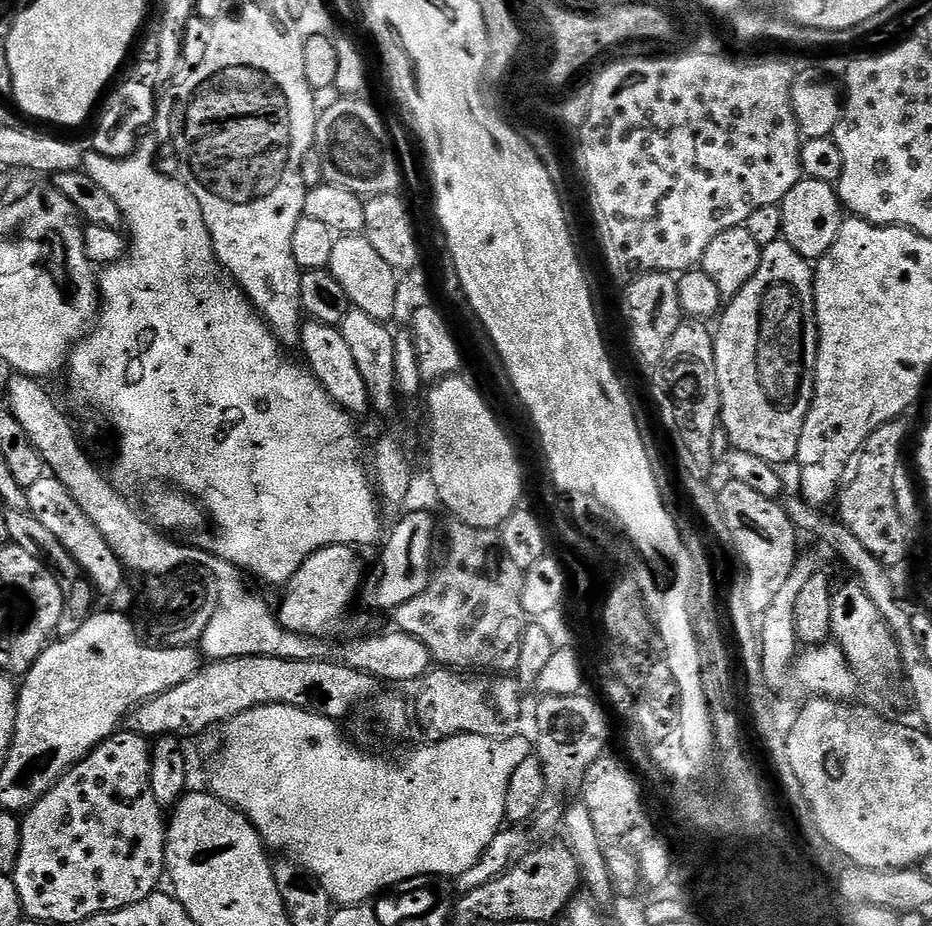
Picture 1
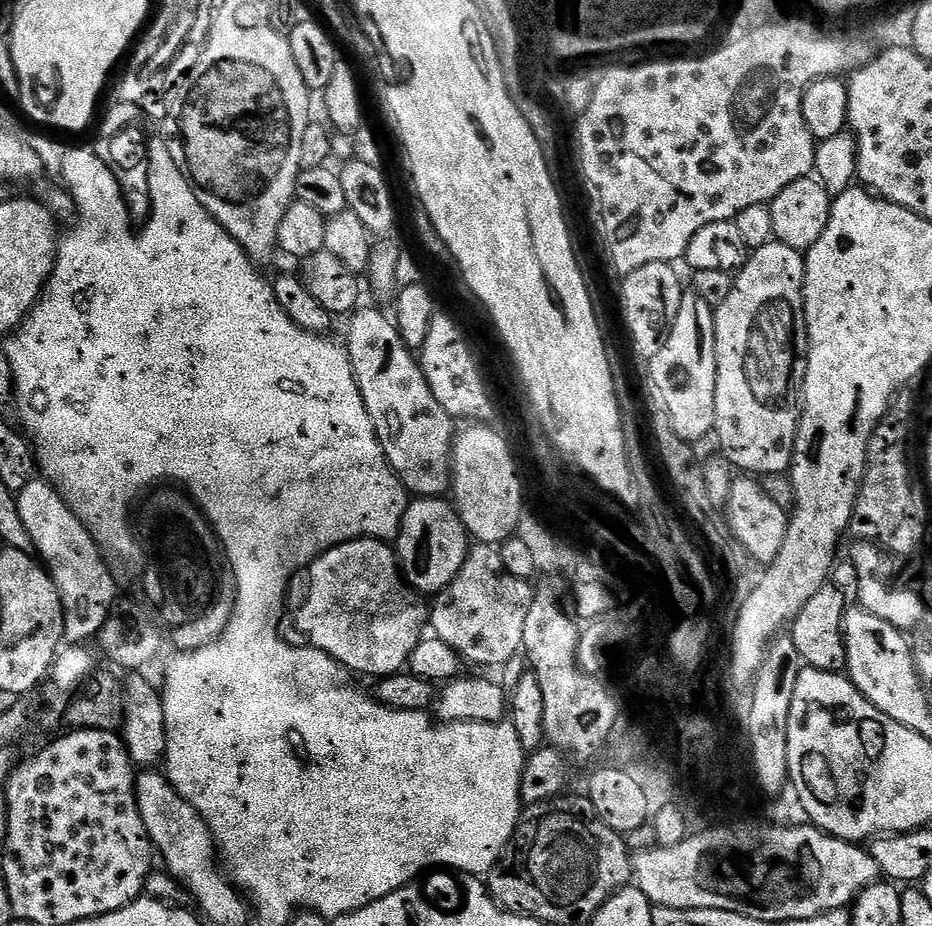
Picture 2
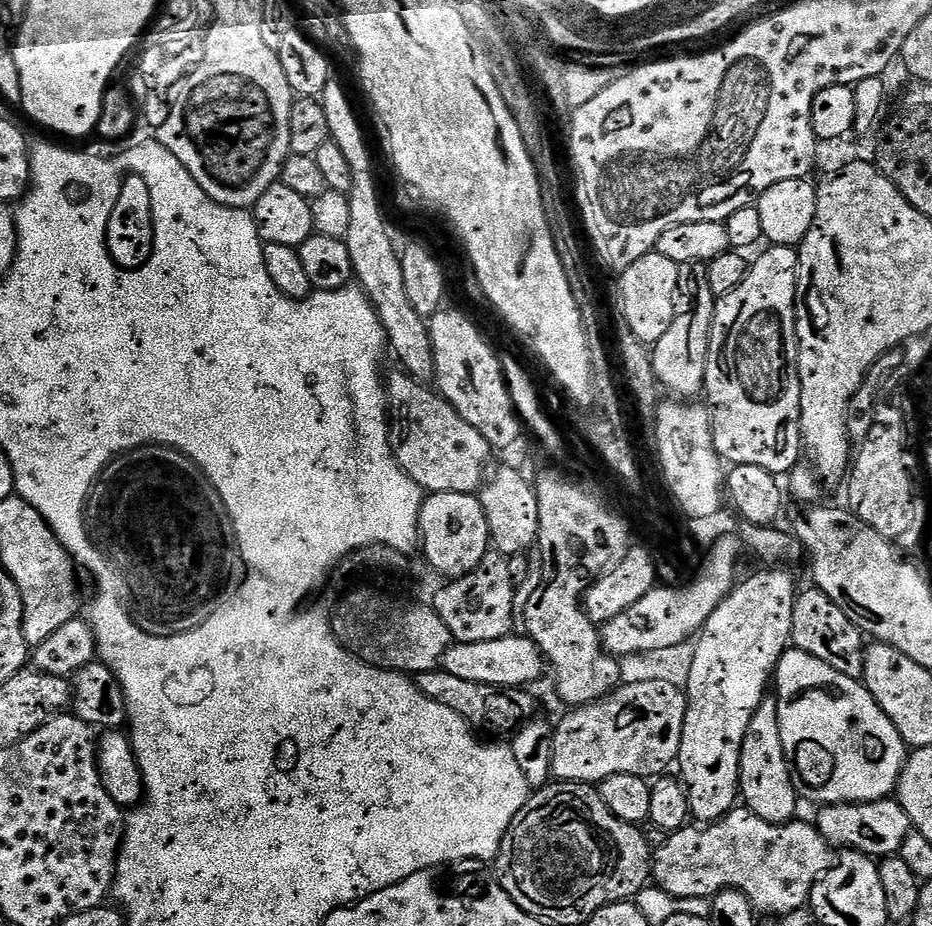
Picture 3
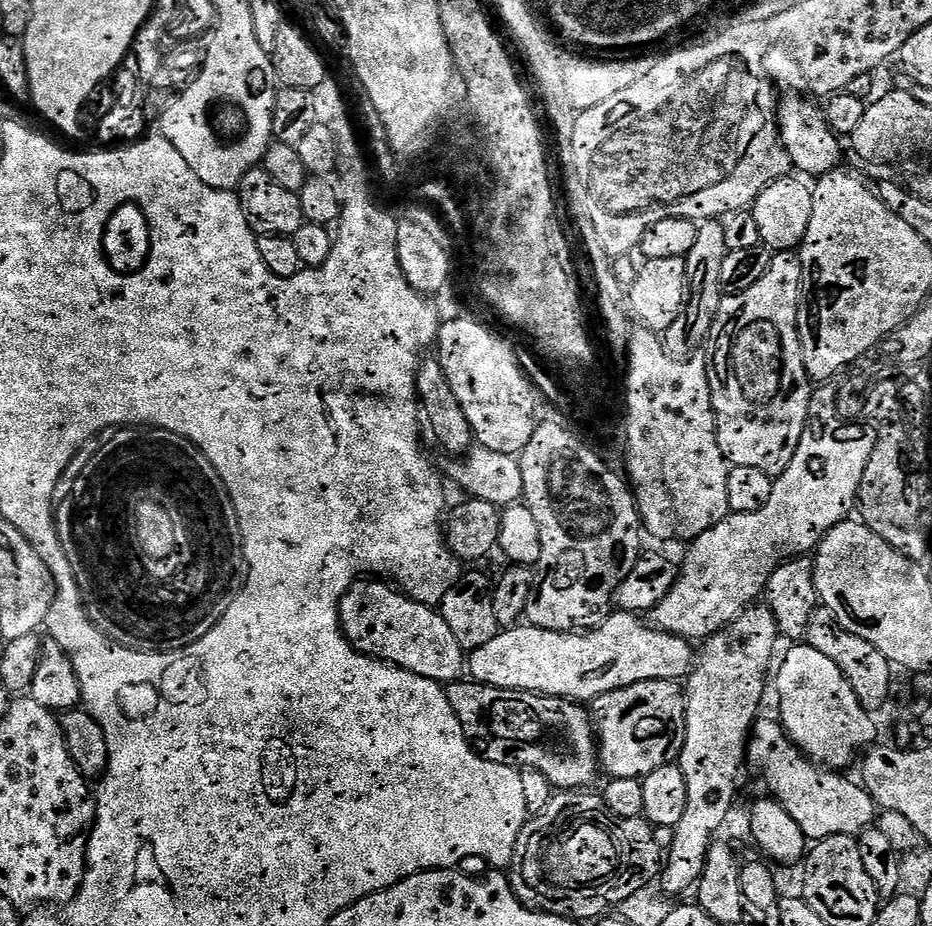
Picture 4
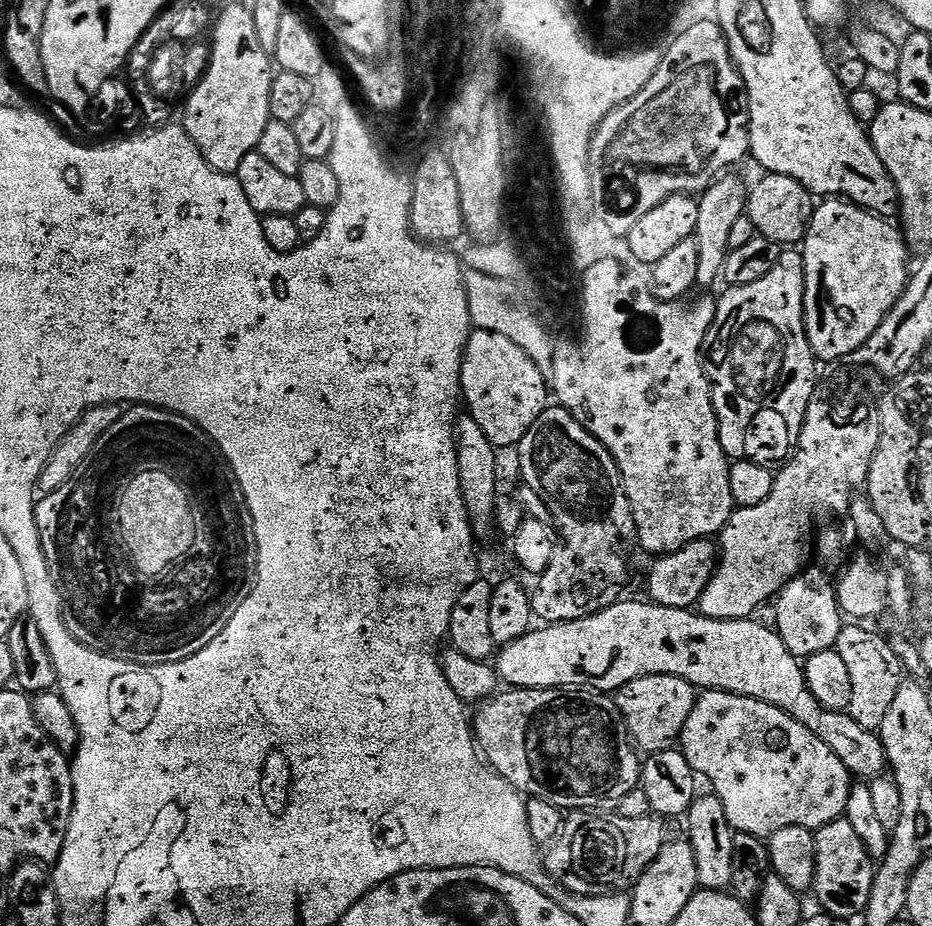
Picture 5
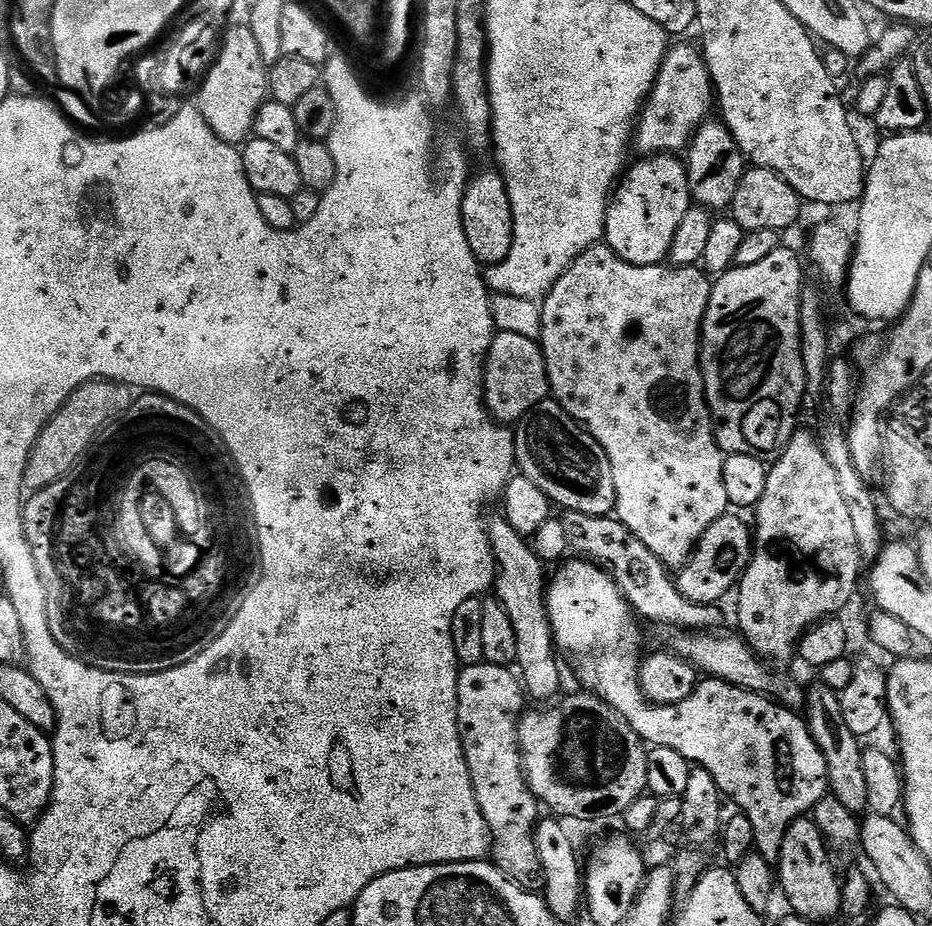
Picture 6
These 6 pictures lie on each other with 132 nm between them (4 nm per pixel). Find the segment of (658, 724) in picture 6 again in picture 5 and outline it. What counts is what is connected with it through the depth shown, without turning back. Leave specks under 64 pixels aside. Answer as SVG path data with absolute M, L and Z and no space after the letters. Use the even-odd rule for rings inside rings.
M701 691L697 695L694 710L690 710L690 718L686 718L686 726L682 730L680 740L684 742L687 740L704 740L704 772L702 768L702 776L703 779L705 776L712 783L711 791L715 793L715 796L721 800L722 806L725 807L726 821L734 833L749 832L750 835L767 838L783 828L817 830L844 816L850 798L850 790L854 783L852 773L846 770L846 766L842 766L842 758L838 758L838 754L834 754L834 750L830 750L830 746L826 746L826 742L822 742L822 738L818 738L813 732L806 730L797 720L790 718L790 714L778 710L778 706L774 706L770 702L762 702L758 698L750 698L749 696L739 696L733 692Z

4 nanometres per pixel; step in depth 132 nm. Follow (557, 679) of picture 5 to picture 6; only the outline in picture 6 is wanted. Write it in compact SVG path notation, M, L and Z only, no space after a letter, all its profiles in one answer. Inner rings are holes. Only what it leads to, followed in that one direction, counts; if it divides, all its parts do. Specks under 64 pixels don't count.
M681 631L670 644L671 651L689 660L705 677L725 680L734 688L746 688L749 692L759 692L769 698L775 697L785 708L800 710L806 704L806 692L799 688L788 676L775 676L769 665L754 651L751 644L739 635L714 636L711 631Z

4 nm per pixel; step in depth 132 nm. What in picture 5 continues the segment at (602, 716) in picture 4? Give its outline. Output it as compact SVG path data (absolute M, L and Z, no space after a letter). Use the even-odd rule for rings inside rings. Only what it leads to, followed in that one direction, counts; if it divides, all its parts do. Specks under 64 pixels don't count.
M640 676L634 682L622 686L614 699L624 715L624 724L628 727L633 744L641 753L651 754L664 752L680 740L686 718L690 718L690 710L694 710L696 705L697 695L697 688L686 682L686 678Z

